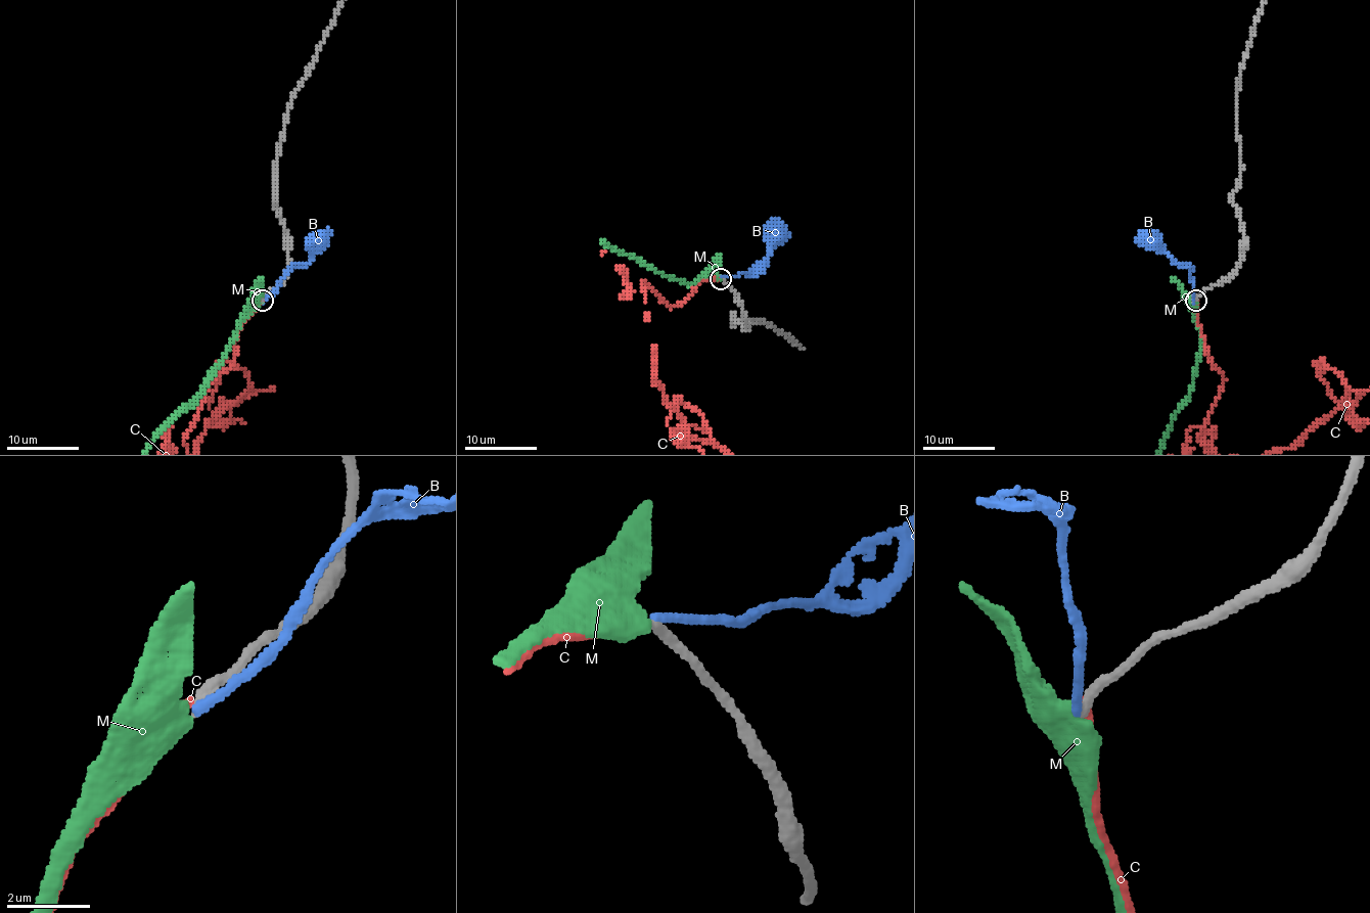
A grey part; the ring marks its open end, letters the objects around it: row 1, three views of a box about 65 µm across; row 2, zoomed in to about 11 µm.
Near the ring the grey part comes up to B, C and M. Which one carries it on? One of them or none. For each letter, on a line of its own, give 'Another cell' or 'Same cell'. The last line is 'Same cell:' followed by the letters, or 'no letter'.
B: Another cell
C: Another cell
M: Another cell
Same cell: no letter

